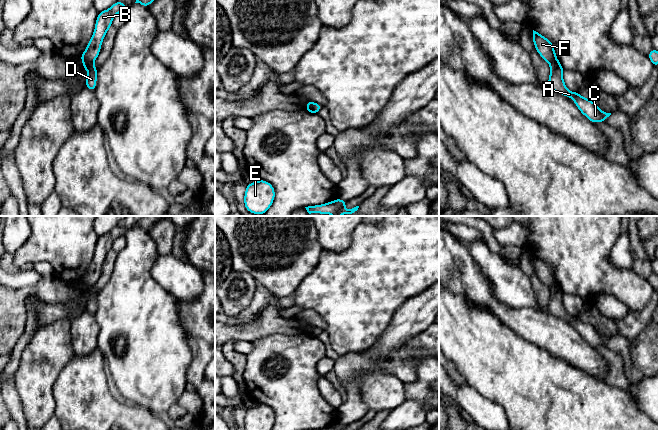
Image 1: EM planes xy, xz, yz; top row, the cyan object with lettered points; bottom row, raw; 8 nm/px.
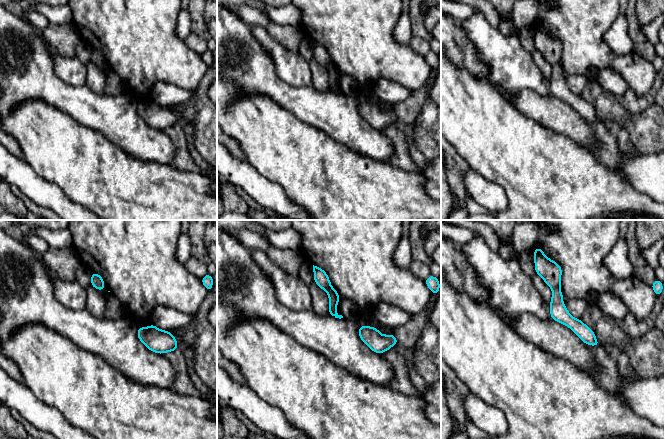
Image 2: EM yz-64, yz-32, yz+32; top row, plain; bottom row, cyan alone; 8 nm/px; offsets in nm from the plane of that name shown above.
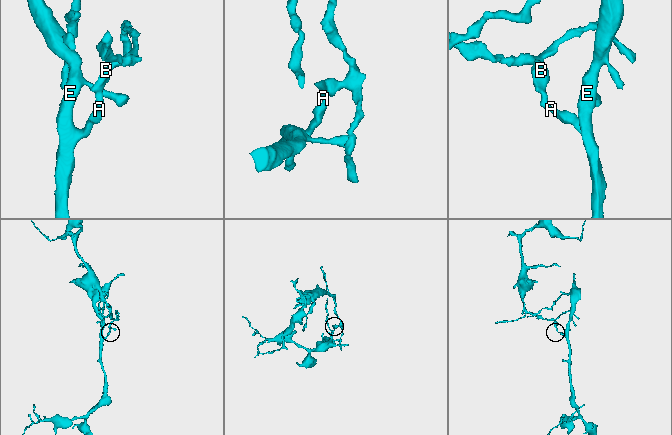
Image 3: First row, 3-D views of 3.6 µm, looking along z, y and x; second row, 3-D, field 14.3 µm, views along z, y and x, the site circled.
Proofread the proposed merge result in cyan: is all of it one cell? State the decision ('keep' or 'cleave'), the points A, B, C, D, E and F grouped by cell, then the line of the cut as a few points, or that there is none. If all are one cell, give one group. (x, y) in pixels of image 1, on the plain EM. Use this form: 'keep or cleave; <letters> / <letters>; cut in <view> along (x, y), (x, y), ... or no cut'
cleave; A C D E / B F; cut in xy along (83, 285), (93, 286)

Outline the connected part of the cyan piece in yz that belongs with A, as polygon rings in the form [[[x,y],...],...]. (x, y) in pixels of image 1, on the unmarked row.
[[[558,283],[551,285],[549,290],[550,299],[547,312],[571,322],[580,336],[592,347],[604,346],[611,339],[611,337],[603,336],[593,325],[584,322],[579,316],[572,316],[567,313],[563,304],[564,293]]]

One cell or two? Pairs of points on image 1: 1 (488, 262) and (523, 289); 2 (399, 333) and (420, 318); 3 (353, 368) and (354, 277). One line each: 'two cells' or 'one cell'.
1: one cell
2: one cell
3: two cells

